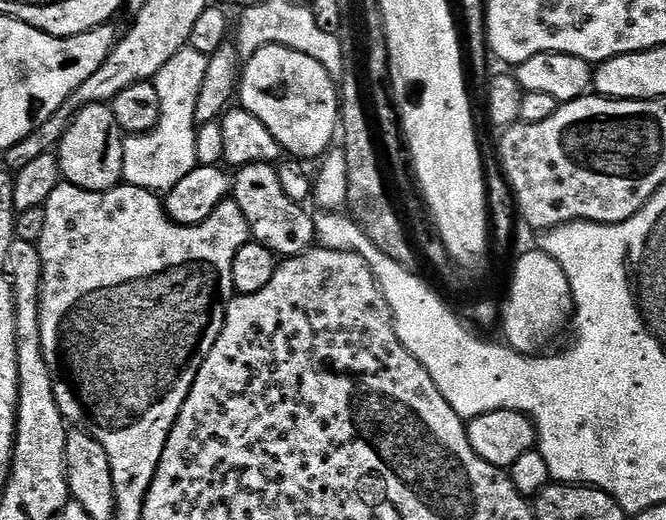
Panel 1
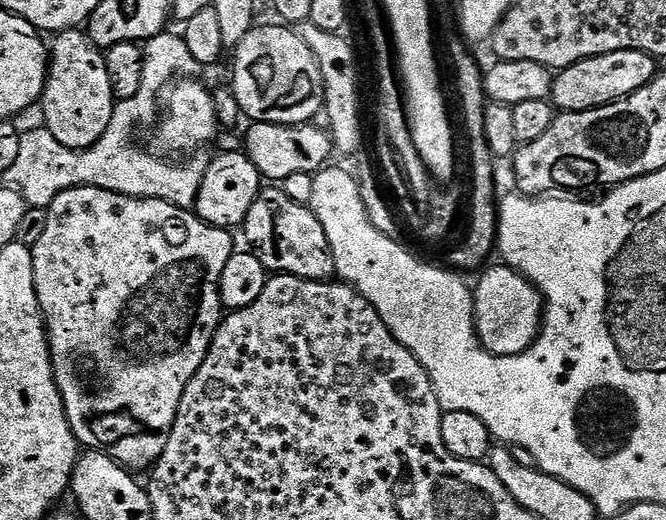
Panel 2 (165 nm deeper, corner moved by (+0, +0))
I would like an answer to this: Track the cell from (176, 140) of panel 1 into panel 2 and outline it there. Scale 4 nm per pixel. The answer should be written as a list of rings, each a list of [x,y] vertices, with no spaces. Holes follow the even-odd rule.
[[[165,30],[159,36],[143,41],[142,47],[142,86],[138,94],[134,94],[134,98],[119,101],[114,106],[106,134],[94,146],[78,152],[62,146],[62,142],[58,142],[58,138],[54,138],[54,134],[50,134],[50,130],[43,126],[32,128],[28,133],[25,131],[20,137],[18,158],[10,166],[10,170],[2,173],[3,187],[15,188],[30,208],[48,209],[54,198],[58,198],[58,194],[71,188],[101,188],[114,194],[143,200],[161,200],[179,208],[195,209],[198,190],[202,186],[209,161],[196,154],[189,159],[193,160],[189,162],[188,168],[179,168],[178,165],[163,160],[168,159],[163,155],[155,156],[154,153],[139,148],[135,140],[136,131],[143,124],[157,123],[162,112],[162,97],[169,85],[177,78],[186,78],[190,50],[186,47],[183,35],[176,33],[175,36],[172,30]]]

